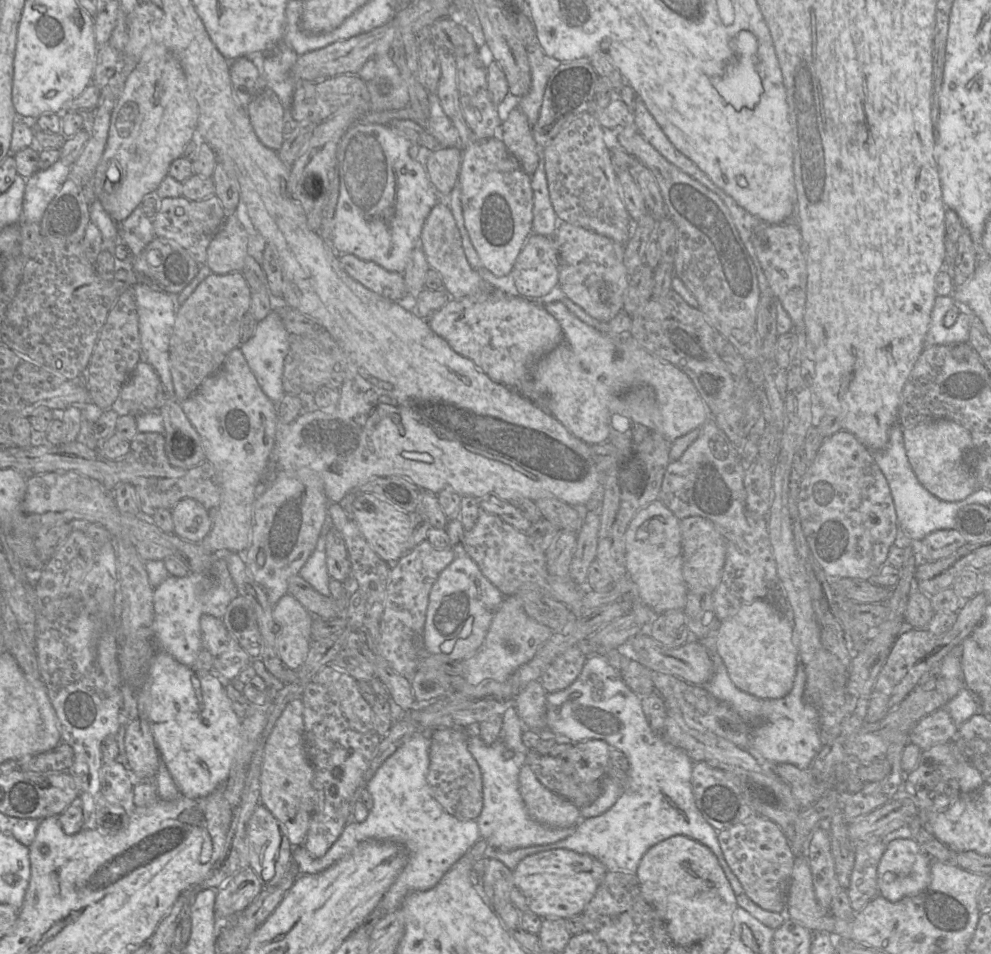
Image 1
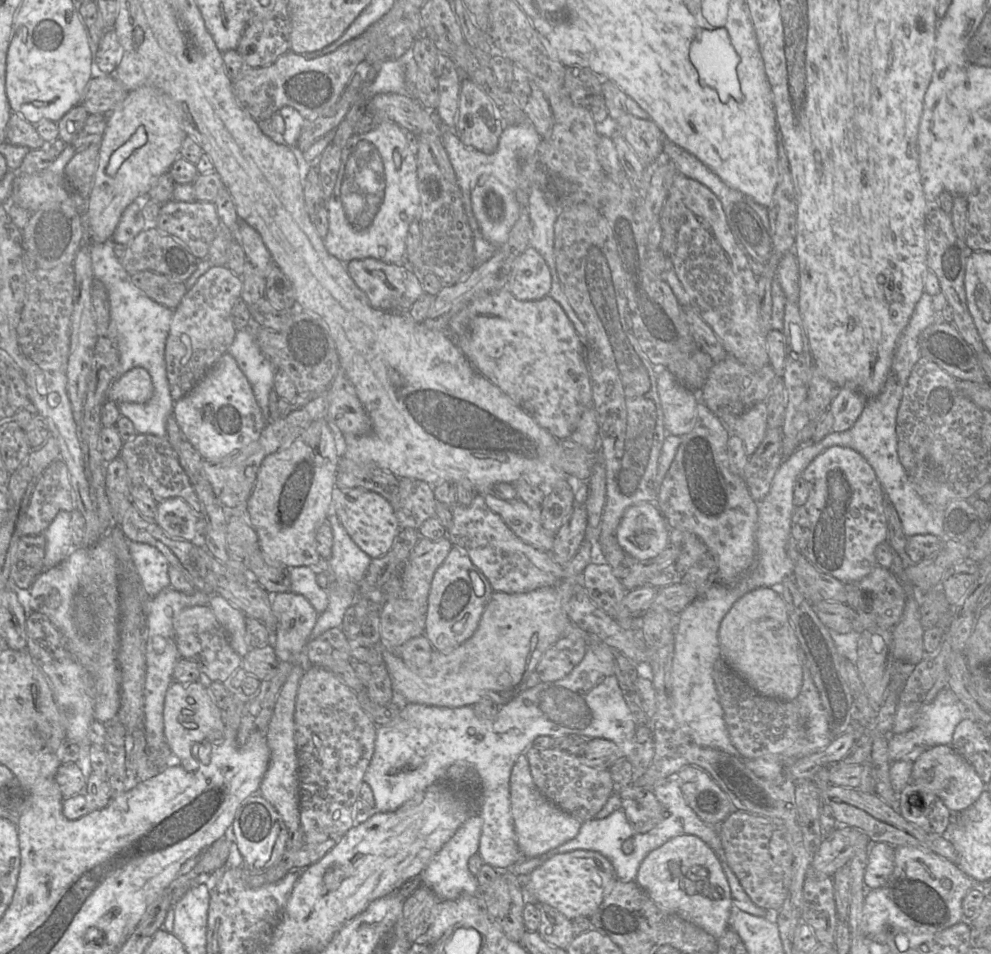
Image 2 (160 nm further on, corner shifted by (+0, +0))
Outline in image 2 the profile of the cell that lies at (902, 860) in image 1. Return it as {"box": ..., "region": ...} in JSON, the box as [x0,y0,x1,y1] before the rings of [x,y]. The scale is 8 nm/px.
{"box":[864,842,895,889],"region":[[[871,842],[864,874],[867,889],[876,889],[886,884],[894,870],[895,847],[887,843]]]}

